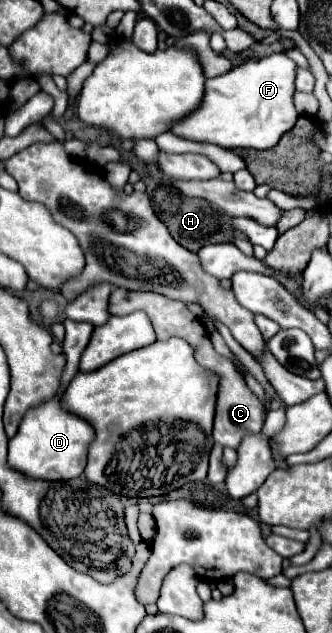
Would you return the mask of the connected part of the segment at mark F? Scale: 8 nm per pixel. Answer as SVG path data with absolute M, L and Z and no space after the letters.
M271 54L261 60L247 60L217 78L209 78L201 106L175 124L171 132L221 148L273 148L297 122L293 104L295 72L297 64L287 54Z

